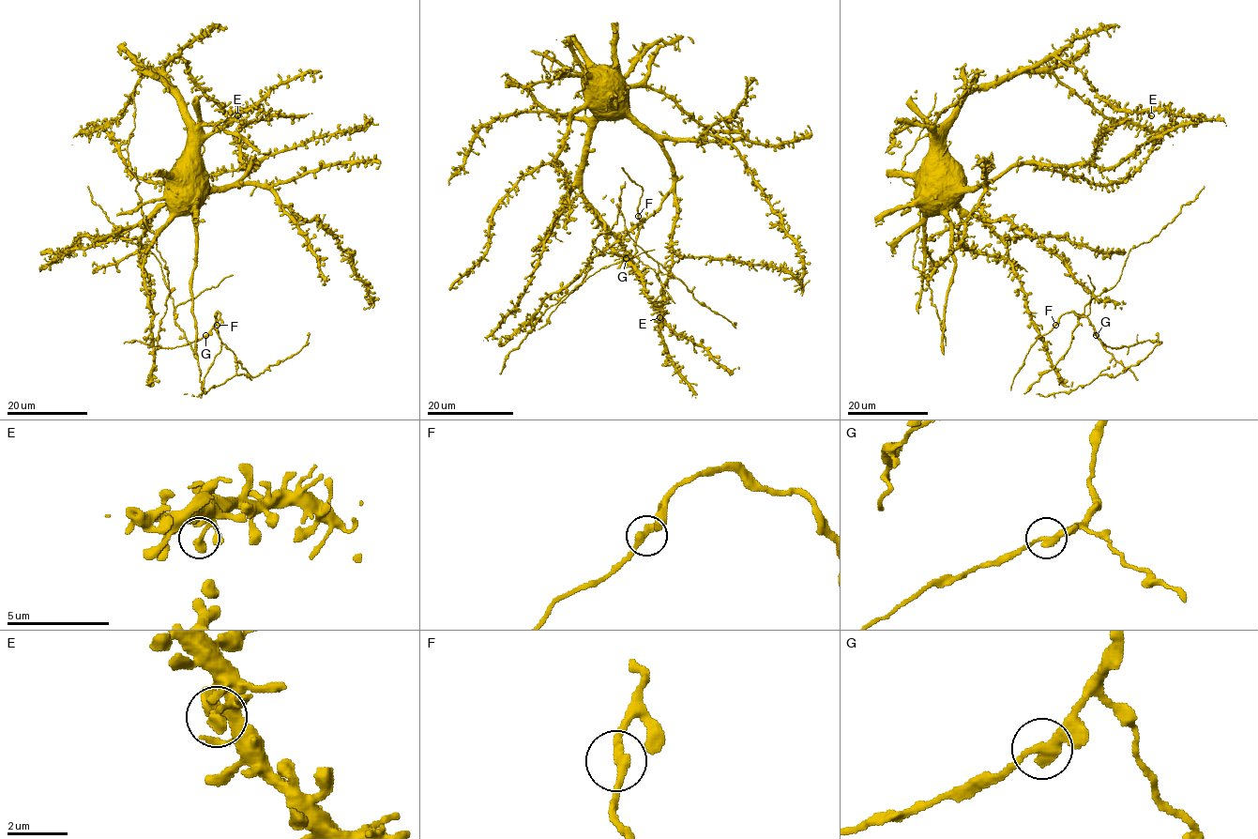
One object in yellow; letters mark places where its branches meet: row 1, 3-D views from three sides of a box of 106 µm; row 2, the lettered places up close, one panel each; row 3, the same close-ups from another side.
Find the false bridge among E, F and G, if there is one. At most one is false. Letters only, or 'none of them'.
G

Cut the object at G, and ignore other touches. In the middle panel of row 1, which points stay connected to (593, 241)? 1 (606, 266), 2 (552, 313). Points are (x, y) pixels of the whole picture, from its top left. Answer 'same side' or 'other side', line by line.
1: other side
2: other side

